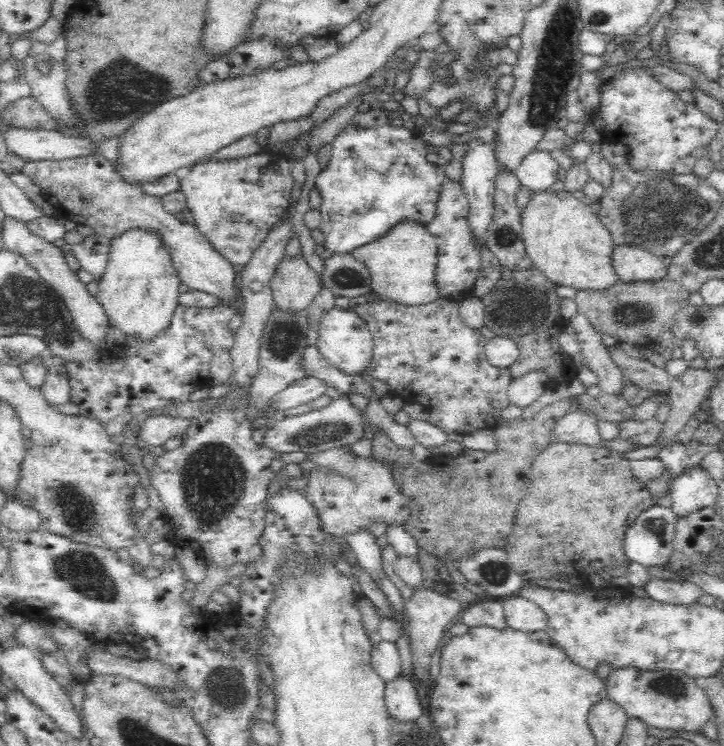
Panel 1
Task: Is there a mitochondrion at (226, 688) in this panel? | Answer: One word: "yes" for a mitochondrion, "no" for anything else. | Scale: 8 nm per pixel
yes

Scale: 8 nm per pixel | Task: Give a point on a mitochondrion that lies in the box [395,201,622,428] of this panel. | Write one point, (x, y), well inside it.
(512, 312)

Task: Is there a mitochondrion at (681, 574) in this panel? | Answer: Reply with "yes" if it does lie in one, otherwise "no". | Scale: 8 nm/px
no

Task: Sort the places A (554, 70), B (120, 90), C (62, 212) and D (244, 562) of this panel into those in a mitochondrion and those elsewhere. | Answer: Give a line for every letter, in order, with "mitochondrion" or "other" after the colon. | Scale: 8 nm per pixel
A: mitochondrion
B: mitochondrion
C: other
D: other

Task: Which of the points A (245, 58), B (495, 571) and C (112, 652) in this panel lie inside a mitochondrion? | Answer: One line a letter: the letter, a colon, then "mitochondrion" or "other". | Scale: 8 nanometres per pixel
A: other
B: mitochondrion
C: other

